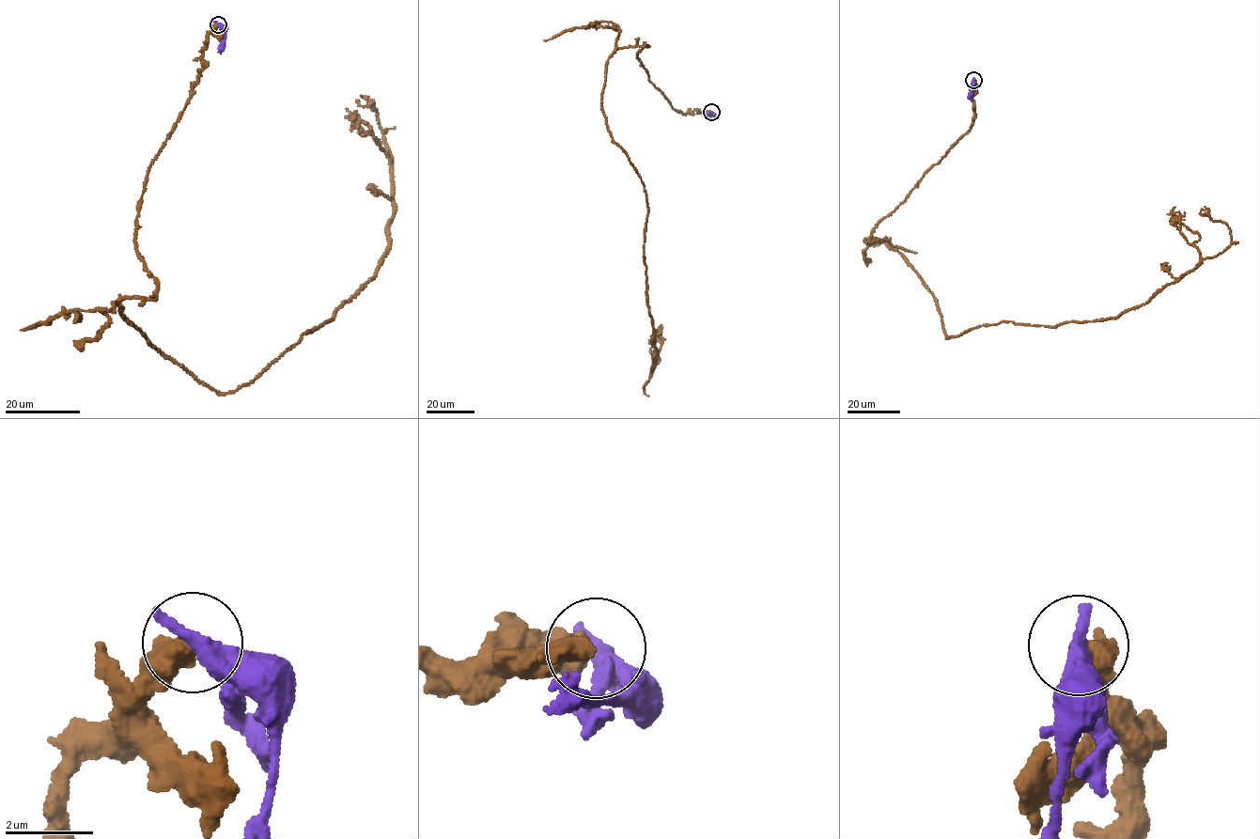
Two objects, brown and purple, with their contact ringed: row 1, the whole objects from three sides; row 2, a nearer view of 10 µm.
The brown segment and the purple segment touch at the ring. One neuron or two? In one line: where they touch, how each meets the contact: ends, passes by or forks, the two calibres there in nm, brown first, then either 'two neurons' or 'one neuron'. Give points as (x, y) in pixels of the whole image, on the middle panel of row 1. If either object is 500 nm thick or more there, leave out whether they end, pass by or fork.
at (711, 112); 650 nm thick on the brown side, 500 nm on the other; two neurons

